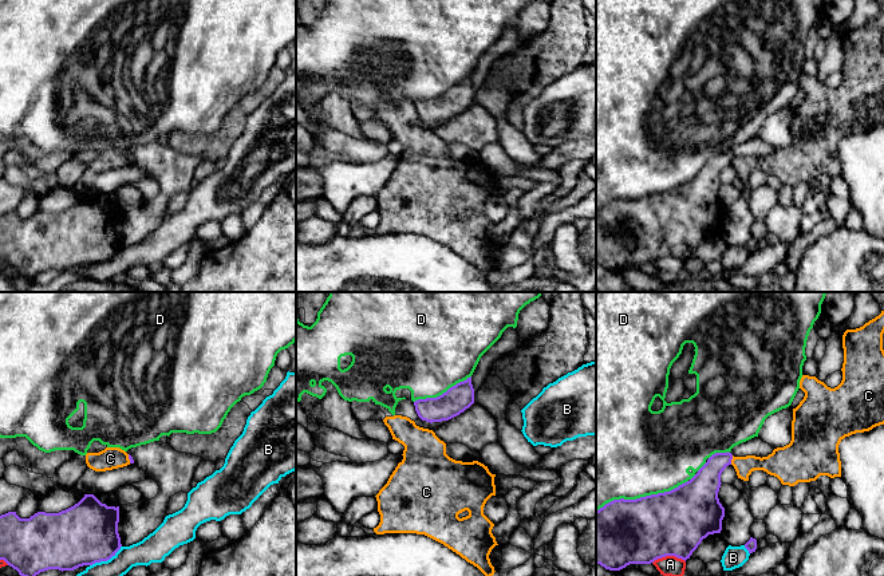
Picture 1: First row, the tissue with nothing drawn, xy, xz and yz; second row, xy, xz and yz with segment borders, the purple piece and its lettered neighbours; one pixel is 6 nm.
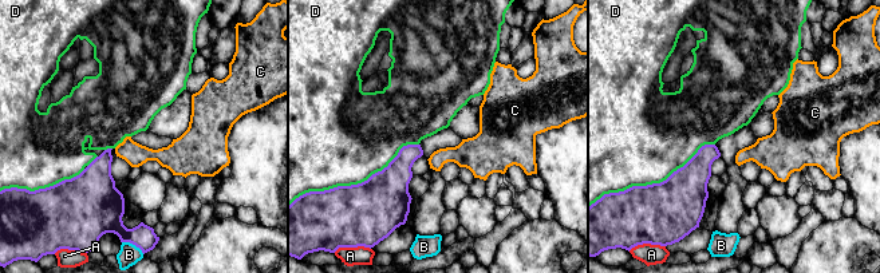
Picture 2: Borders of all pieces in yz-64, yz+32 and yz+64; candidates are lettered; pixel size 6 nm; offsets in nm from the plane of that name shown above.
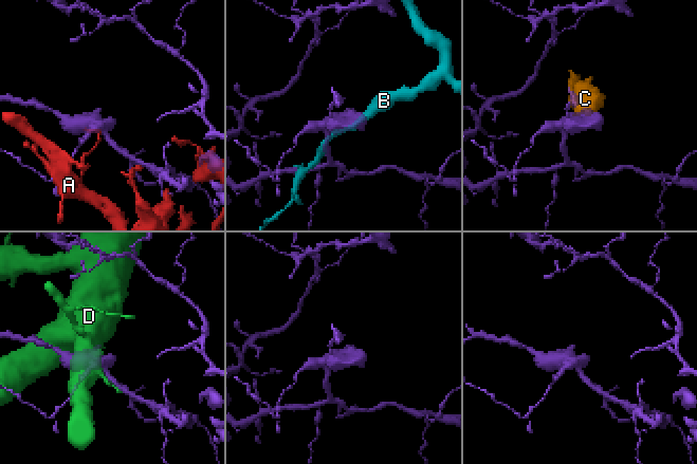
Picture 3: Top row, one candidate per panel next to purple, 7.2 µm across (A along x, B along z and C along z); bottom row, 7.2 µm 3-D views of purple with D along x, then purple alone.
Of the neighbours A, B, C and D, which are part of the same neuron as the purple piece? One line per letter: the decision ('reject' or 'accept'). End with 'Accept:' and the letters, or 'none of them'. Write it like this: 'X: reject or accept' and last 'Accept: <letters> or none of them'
A: reject
B: reject
C: reject
D: reject
Accept: none of them

